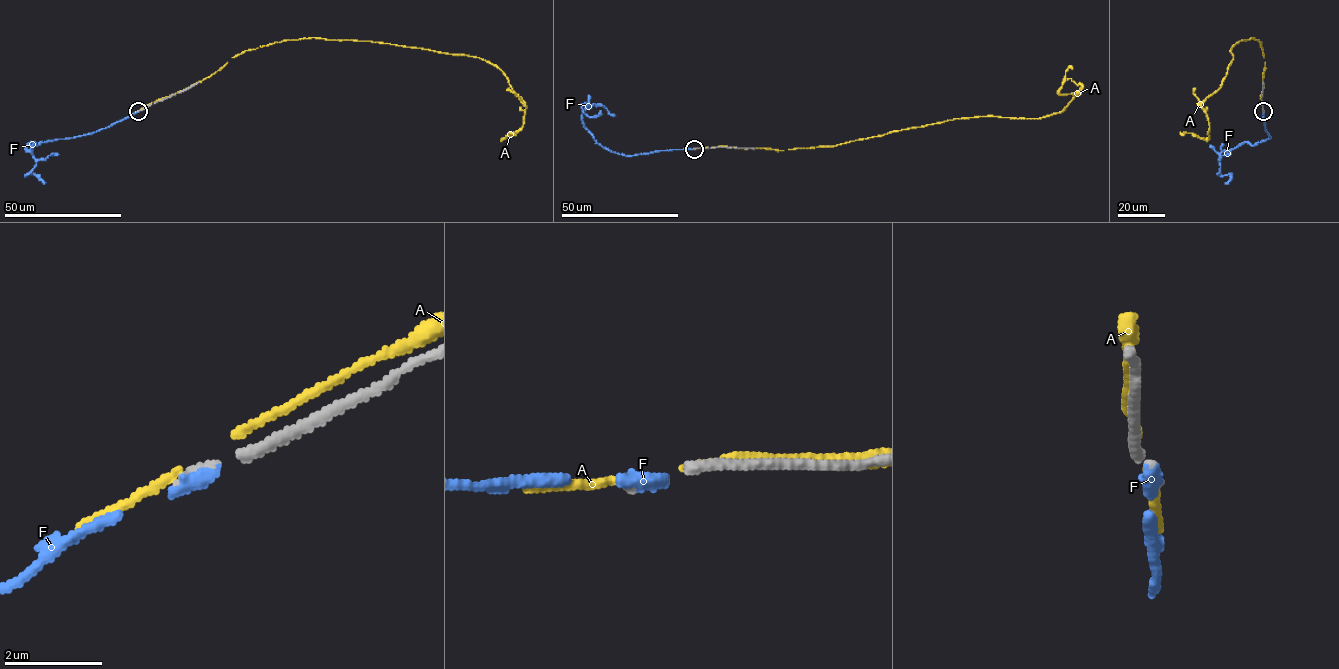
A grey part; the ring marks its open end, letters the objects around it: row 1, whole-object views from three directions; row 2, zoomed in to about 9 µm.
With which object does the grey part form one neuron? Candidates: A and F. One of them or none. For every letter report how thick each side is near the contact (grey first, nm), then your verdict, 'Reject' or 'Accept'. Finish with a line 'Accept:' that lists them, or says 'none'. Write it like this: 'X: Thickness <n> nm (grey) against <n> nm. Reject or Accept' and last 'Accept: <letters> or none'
A: Thickness 140 nm (grey) against 110 nm. Reject
F: Thickness 140 nm (grey) against 340 nm. Accept
Accept: F

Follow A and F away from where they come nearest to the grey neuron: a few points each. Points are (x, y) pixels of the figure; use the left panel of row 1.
A: (137, 111), (247, 50), (316, 38), (494, 64), (525, 103), (523, 126), (503, 138), (516, 135)
F: (138, 111), (90, 133), (37, 145), (30, 142), (25, 149), (35, 166), (25, 175), (36, 174), (44, 183)

